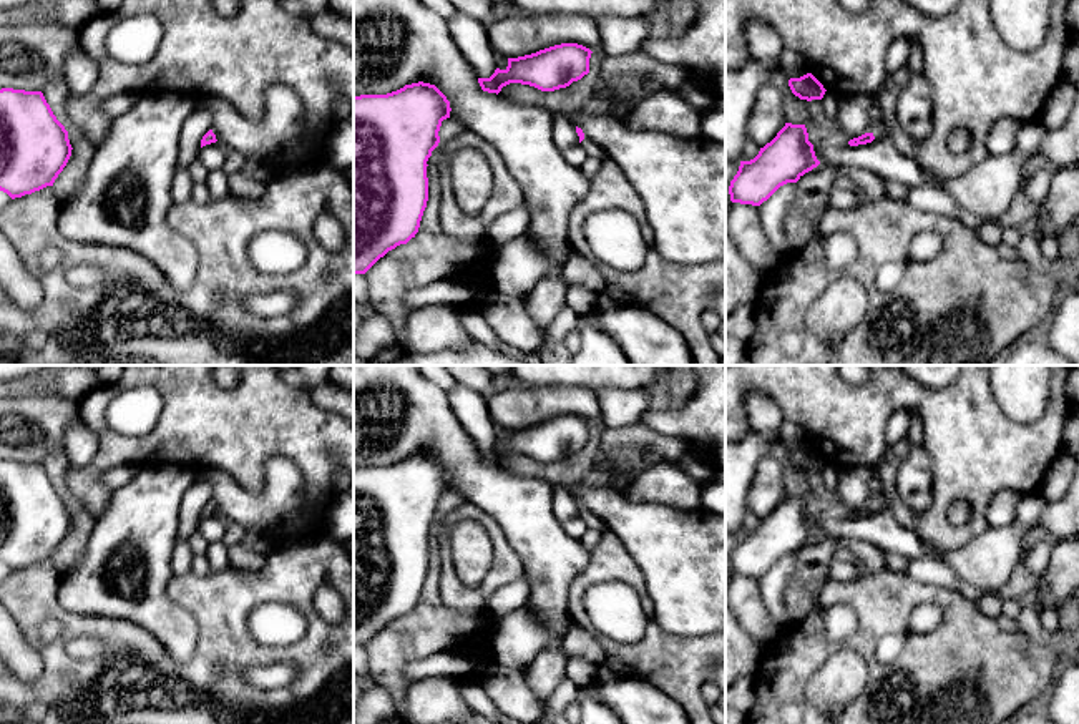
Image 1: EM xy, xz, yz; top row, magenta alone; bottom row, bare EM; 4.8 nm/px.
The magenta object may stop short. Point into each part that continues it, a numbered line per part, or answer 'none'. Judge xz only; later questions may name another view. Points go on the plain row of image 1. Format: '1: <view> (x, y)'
1: xz (591, 520)

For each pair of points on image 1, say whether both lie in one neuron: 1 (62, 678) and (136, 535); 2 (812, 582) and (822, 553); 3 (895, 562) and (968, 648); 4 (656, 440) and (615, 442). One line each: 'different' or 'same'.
1: different
2: same
3: different
4: same

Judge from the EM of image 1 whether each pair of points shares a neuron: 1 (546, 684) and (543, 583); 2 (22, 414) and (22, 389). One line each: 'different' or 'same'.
1: same
2: different

